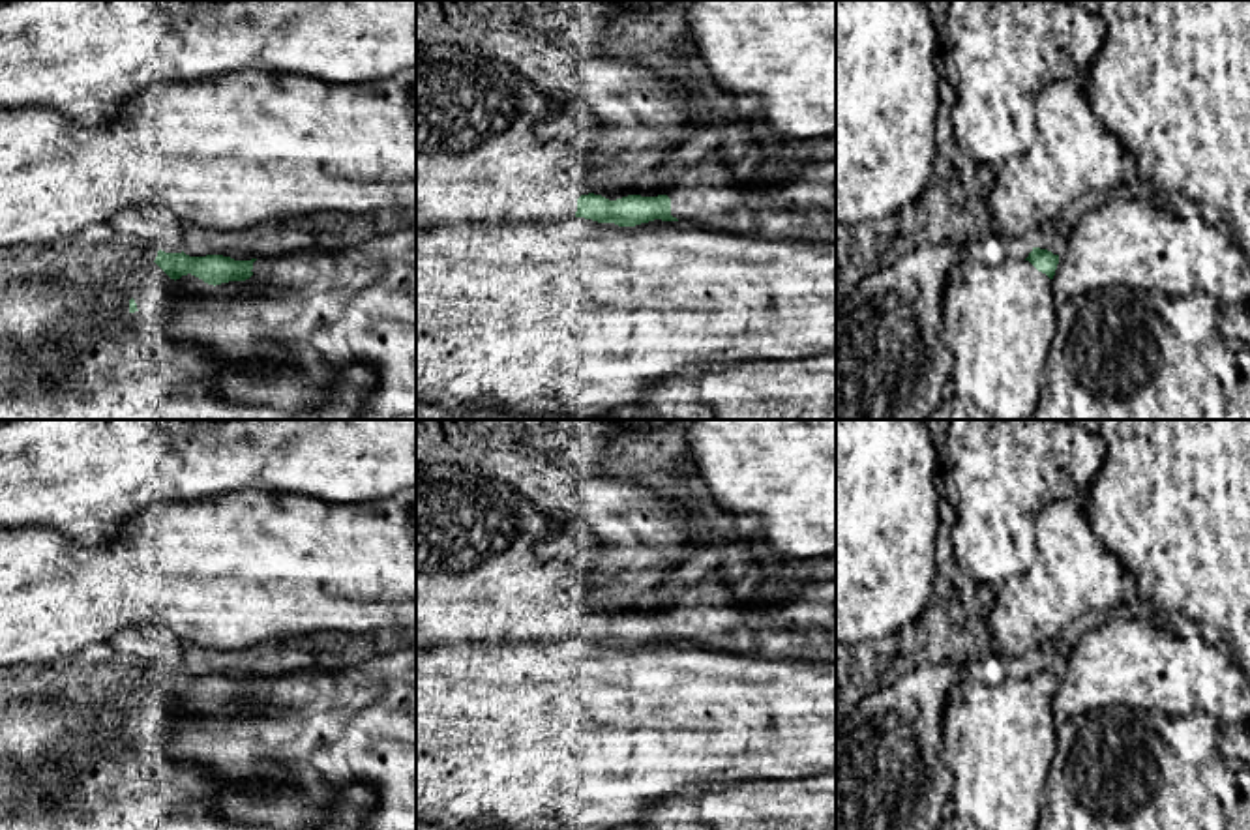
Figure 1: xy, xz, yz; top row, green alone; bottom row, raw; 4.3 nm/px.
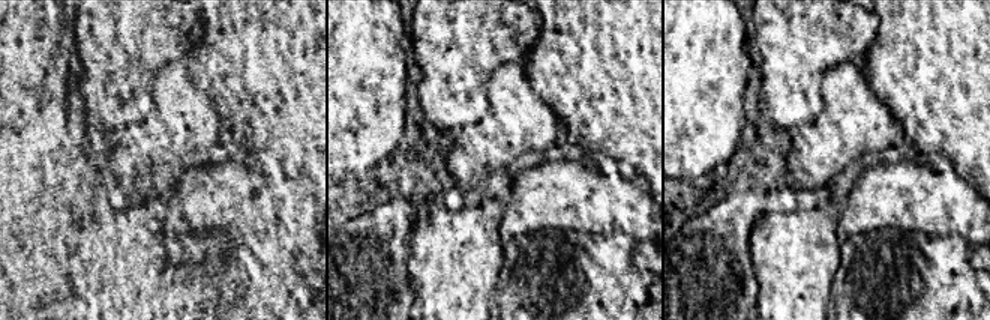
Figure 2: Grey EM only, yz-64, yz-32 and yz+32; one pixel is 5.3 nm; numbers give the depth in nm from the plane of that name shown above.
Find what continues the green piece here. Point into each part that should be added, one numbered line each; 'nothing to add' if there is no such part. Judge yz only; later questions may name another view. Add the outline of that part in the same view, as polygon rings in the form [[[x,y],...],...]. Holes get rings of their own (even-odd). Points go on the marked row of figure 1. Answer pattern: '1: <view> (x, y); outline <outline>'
1: yz (999, 321); outline [[[1006,259],[999,266],[960,260],[948,274],[941,311],[943,341],[952,356],[950,393],[969,399],[991,420],[1029,420],[1057,333],[1051,279],[1029,260]]]

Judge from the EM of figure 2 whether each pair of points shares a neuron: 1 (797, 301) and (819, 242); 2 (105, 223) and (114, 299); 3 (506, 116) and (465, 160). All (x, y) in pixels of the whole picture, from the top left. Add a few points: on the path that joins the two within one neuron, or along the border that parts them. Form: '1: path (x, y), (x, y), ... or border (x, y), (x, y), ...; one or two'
1: path (797, 286), (797, 265), (804, 257); one
2: path (111, 242), (114, 247), (114, 280); one
3: path (498, 126), (476, 149); one

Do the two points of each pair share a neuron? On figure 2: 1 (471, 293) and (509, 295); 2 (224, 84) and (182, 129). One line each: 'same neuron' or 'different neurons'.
1: different neurons
2: different neurons

